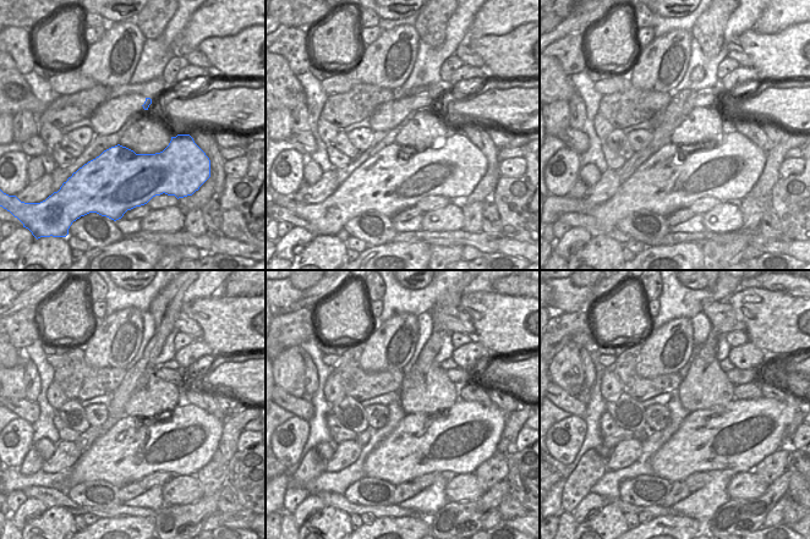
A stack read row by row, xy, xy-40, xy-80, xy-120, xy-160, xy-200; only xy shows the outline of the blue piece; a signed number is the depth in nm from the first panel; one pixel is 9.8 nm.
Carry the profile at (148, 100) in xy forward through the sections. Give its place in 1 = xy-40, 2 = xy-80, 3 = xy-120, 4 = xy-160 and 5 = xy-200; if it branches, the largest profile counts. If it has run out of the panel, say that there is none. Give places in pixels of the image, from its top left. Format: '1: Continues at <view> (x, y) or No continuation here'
1: Continues at xy-40 (426, 102)
2: Continues at xy-80 (706, 98)
3: Continues at xy-120 (173, 375)
4: Continues at xy-160 (460, 377)
5: Continues at xy-200 (738, 377)

